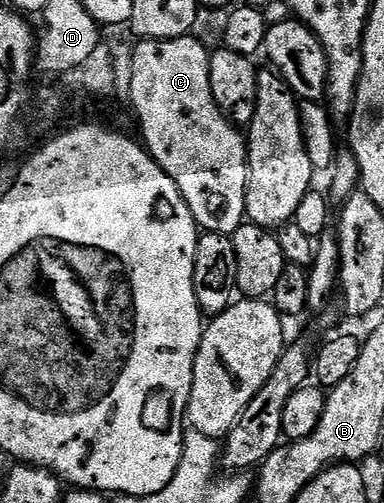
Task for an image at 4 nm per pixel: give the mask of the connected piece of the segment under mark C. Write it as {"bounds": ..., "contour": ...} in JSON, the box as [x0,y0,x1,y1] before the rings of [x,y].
{"bounds":[130,36,248,234],"contour":[[[191,36],[186,38],[175,38],[169,42],[150,42],[140,40],[135,43],[136,51],[131,51],[131,68],[133,76],[130,79],[130,104],[136,109],[136,118],[140,121],[140,130],[144,133],[142,137],[143,145],[146,147],[149,156],[159,164],[166,172],[166,176],[170,176],[170,180],[174,180],[174,184],[178,188],[178,192],[182,192],[182,200],[186,200],[186,204],[190,208],[190,212],[194,216],[197,227],[201,231],[210,234],[231,234],[246,221],[246,192],[248,191],[248,143],[245,135],[242,133],[241,127],[232,122],[218,108],[218,104],[212,95],[210,88],[210,68],[208,67],[208,59],[210,57],[209,47],[204,46],[197,38]]]}

